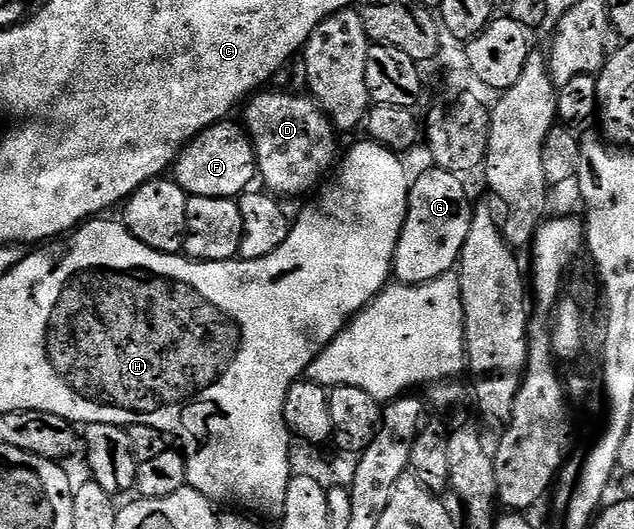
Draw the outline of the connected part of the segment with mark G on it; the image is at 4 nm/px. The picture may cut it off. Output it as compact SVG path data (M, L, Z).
M432 167L429 173L424 173L417 181L415 178L411 182L408 190L408 214L392 260L392 271L397 282L405 285L421 285L457 268L462 243L466 243L466 235L470 235L473 210L473 206L468 205L468 193L460 181L463 180L457 174L449 173L447 169Z

